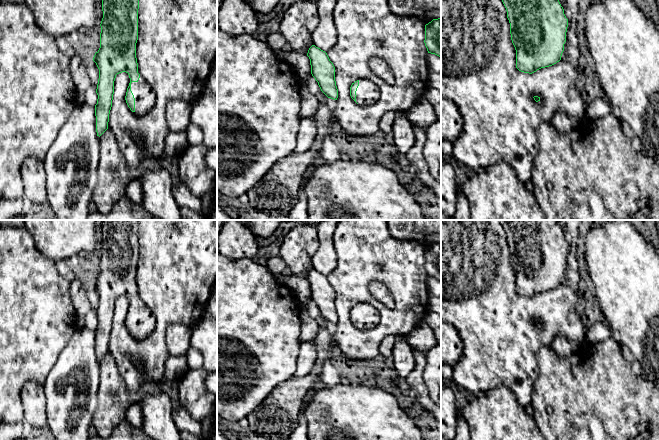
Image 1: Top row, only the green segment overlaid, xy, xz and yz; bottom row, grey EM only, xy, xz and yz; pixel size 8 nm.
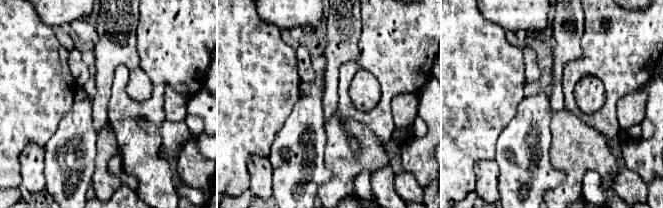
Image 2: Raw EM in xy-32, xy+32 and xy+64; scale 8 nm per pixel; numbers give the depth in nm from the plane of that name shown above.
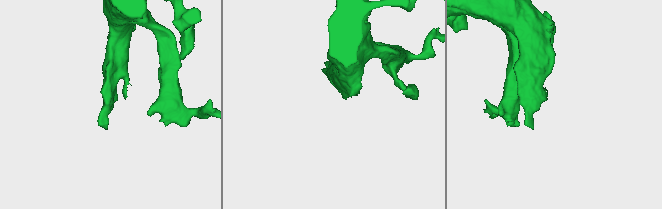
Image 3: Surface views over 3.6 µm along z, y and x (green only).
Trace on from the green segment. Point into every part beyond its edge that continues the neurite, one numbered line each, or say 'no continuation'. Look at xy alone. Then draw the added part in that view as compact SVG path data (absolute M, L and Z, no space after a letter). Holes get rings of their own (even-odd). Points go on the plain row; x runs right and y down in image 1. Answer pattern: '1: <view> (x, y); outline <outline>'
1: xy (145, 321); outline M140 300L137 306L131 307L131 315L135 322L135 338L138 340L149 336L155 329L156 319L150 308Z

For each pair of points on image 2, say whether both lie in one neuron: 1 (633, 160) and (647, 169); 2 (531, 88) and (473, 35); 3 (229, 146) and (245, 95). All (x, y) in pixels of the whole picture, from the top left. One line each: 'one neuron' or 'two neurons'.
1: one neuron
2: two neurons
3: one neuron

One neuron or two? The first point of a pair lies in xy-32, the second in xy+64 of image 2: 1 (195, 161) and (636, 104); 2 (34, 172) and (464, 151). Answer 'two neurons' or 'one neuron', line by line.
1: two neurons
2: two neurons

